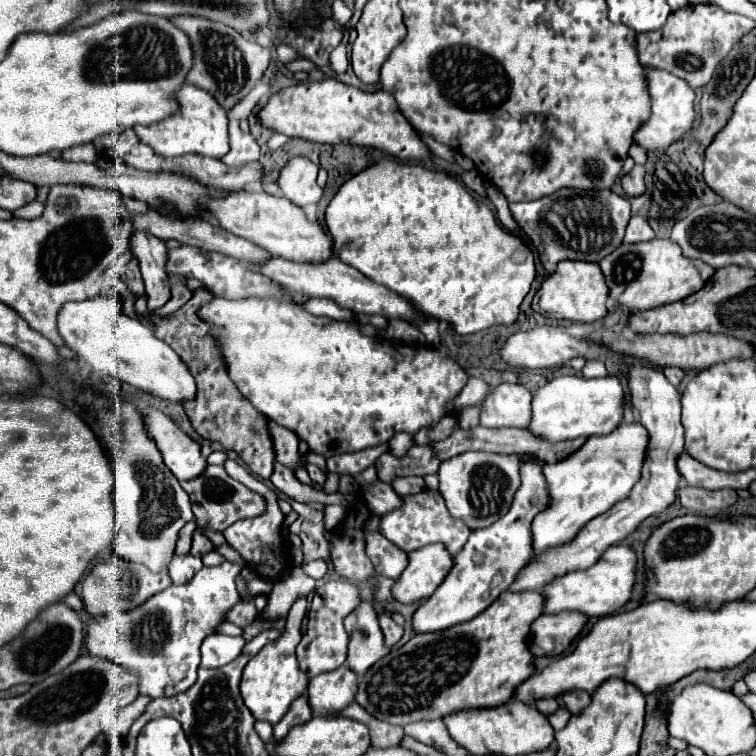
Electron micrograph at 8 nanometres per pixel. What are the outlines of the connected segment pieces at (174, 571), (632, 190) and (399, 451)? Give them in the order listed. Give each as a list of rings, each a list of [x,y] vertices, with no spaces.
[[[174,555],[174,559],[170,561],[170,567],[168,567],[168,575],[174,585],[182,585],[182,583],[188,583],[200,571],[200,567],[202,567],[200,557]]]
[[[634,165],[634,169],[622,177],[622,187],[626,191],[628,197],[638,197],[646,191],[644,187],[644,167],[642,165]]]
[[[398,433],[398,435],[394,435],[394,437],[390,439],[390,453],[392,453],[394,457],[404,457],[412,445],[414,445],[412,435]]]

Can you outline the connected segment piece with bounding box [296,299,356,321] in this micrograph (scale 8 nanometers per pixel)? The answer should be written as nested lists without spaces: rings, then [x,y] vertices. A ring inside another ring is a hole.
[[[308,299],[304,303],[296,303],[298,307],[306,307],[306,311],[314,313],[314,315],[326,315],[332,319],[342,319],[342,321],[352,321],[356,315],[350,309],[342,309],[338,307],[334,301],[330,299]]]

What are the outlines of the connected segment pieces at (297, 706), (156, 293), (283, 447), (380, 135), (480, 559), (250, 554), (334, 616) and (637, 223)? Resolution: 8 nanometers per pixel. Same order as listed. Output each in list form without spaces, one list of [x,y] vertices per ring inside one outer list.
[[[300,695],[298,699],[294,699],[294,703],[290,705],[288,713],[274,725],[274,737],[282,739],[290,727],[306,723],[312,719],[312,711],[310,711],[310,703],[306,703],[306,695]]]
[[[134,231],[130,237],[132,247],[130,251],[136,255],[142,279],[146,285],[148,307],[156,311],[170,299],[168,275],[166,275],[166,245],[162,239],[150,235],[148,231]]]
[[[270,421],[270,435],[274,439],[274,449],[276,449],[276,461],[290,467],[290,469],[302,469],[304,457],[298,451],[298,435],[294,431],[286,431],[286,427],[276,425]]]
[[[338,79],[304,81],[292,87],[280,89],[270,95],[268,103],[256,113],[262,127],[284,133],[288,137],[300,137],[320,143],[352,143],[364,147],[376,147],[400,159],[426,159],[428,147],[420,141],[414,127],[400,113],[396,99],[390,93],[376,91],[364,93],[354,85],[346,85]]]
[[[522,463],[520,477],[522,485],[514,495],[510,511],[490,527],[470,533],[466,547],[462,547],[462,551],[454,557],[454,569],[444,579],[442,587],[438,587],[438,591],[434,591],[434,595],[416,609],[412,617],[412,629],[416,635],[444,631],[448,627],[474,619],[512,585],[518,571],[530,561],[530,523],[534,515],[548,505],[548,487],[538,463]]]
[[[228,459],[228,461],[224,463],[224,469],[228,471],[228,475],[230,475],[232,479],[236,479],[238,483],[242,483],[242,485],[248,487],[250,491],[262,495],[264,501],[266,501],[266,509],[264,509],[264,513],[258,515],[258,517],[240,519],[238,523],[234,523],[234,525],[230,525],[228,529],[224,529],[222,535],[226,537],[226,543],[242,555],[242,559],[244,559],[244,563],[246,563],[248,569],[252,569],[258,577],[276,583],[276,581],[280,581],[280,579],[294,567],[294,563],[292,563],[290,557],[288,557],[286,543],[284,543],[284,539],[282,539],[284,515],[282,515],[282,511],[280,511],[280,507],[278,507],[278,497],[276,497],[276,493],[274,493],[272,489],[268,489],[262,481],[258,481],[256,477],[252,477],[252,473],[250,473],[248,469],[244,469],[240,463]]]
[[[338,579],[338,581],[330,581],[324,583],[322,587],[316,589],[312,605],[310,605],[310,623],[308,623],[308,633],[306,637],[302,637],[302,641],[296,647],[298,653],[298,665],[300,671],[312,679],[320,673],[326,671],[334,671],[336,667],[340,667],[346,661],[346,645],[348,645],[348,635],[344,631],[344,617],[354,611],[360,603],[360,593],[358,587]]]
[[[634,215],[626,227],[624,243],[640,243],[640,241],[650,241],[650,239],[654,239],[652,227],[646,223],[646,219]]]

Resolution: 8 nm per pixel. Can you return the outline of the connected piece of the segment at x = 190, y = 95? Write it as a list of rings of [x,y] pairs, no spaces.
[[[184,83],[184,87],[178,91],[178,101],[182,105],[182,111],[178,115],[172,115],[164,121],[158,121],[146,127],[144,125],[134,127],[140,141],[150,145],[154,153],[162,157],[182,157],[192,153],[192,155],[222,159],[230,149],[226,111],[216,103],[216,99],[208,91],[202,91],[188,83]]]

